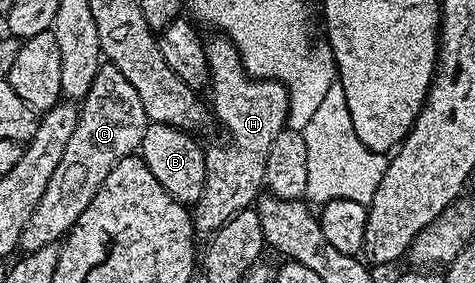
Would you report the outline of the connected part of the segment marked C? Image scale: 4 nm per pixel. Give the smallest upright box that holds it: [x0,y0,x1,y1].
[19,63,149,254]

